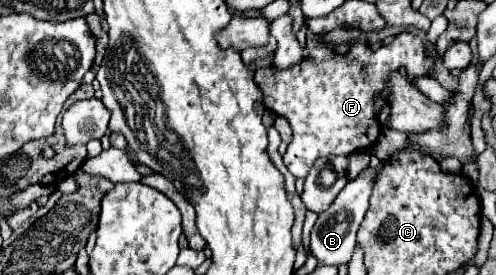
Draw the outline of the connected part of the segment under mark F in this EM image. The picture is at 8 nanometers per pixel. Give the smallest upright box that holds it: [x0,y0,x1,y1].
[255,32,433,178]

